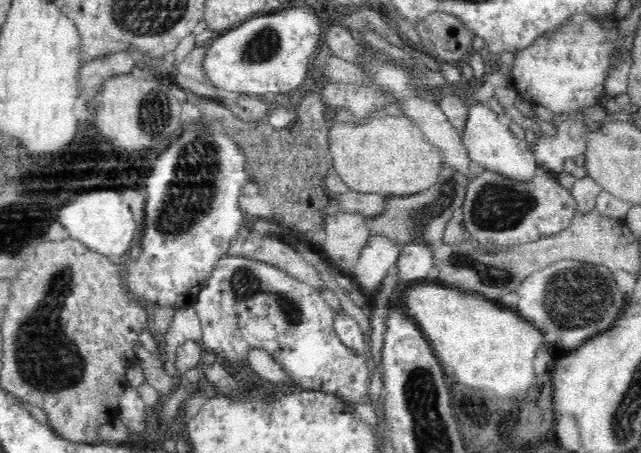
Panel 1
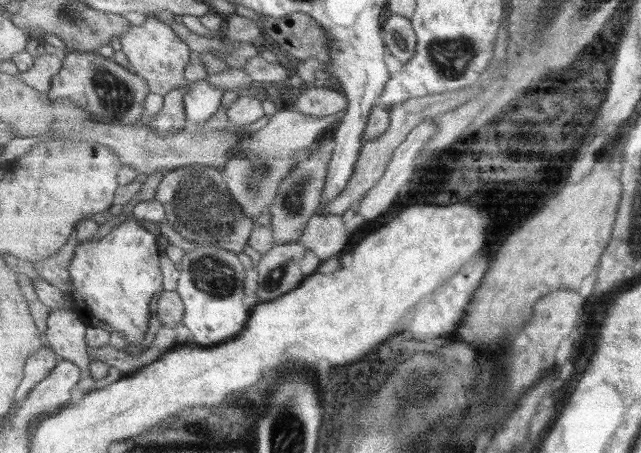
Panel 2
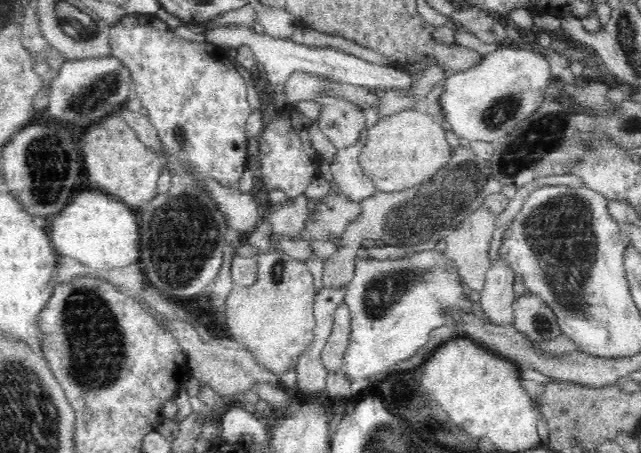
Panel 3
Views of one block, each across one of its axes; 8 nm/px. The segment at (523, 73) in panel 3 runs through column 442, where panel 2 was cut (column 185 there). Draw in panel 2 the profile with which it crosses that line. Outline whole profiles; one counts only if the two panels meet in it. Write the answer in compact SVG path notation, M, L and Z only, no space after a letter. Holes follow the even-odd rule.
M205 80L186 84L190 85L184 102L189 123L202 125L219 110L223 102L223 90Z

